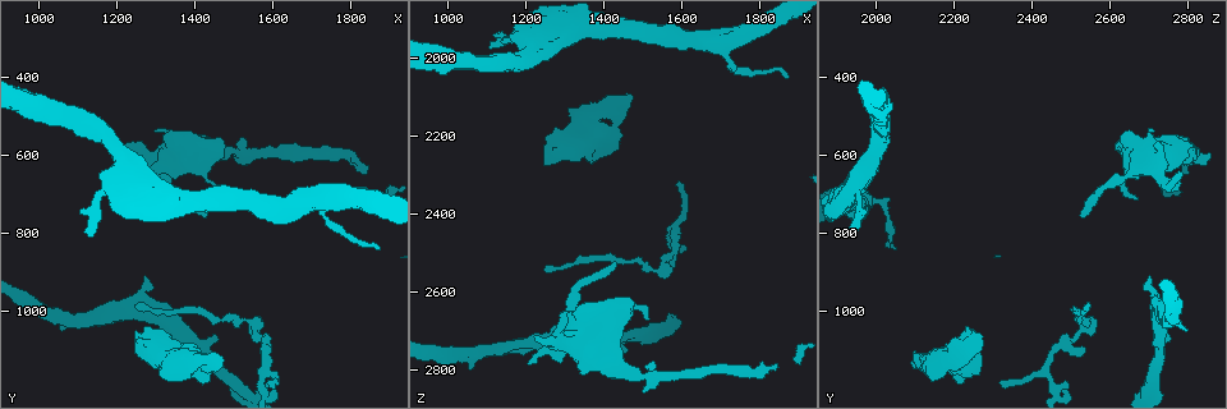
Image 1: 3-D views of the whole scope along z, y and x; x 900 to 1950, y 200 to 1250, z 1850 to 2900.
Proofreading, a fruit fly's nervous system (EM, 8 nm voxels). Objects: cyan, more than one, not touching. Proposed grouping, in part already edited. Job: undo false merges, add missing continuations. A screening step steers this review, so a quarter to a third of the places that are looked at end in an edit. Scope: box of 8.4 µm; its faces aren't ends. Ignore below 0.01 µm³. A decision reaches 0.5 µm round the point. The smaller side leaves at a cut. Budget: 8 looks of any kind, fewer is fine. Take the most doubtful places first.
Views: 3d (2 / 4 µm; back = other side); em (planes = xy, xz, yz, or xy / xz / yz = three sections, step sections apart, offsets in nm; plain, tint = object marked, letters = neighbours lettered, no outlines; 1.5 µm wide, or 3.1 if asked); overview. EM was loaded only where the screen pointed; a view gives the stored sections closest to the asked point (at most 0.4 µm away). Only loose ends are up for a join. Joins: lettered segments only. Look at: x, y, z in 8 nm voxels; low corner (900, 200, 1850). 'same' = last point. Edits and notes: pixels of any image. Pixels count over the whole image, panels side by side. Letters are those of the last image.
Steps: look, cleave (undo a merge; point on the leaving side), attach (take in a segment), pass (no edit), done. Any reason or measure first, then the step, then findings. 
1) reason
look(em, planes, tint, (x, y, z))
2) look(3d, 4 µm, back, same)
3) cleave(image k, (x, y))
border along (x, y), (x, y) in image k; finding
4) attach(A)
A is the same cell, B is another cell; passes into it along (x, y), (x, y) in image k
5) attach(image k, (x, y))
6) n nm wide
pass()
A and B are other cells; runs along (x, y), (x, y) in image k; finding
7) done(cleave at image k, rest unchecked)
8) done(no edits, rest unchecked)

branch stops here
look(em, yz, step 8, tint, (1275, 910, 2710))

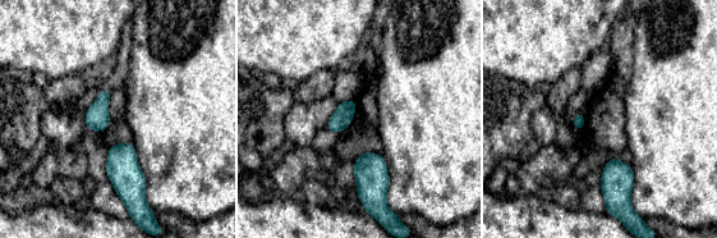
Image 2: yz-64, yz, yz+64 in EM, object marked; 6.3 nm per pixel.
look(em, xy, step 4, letters, same)

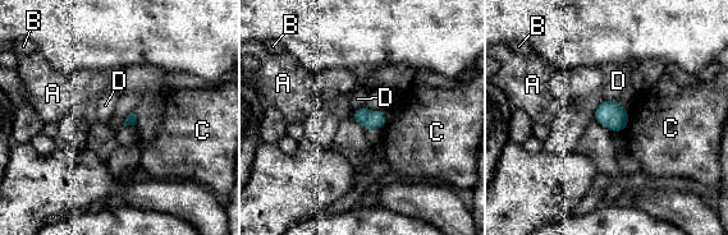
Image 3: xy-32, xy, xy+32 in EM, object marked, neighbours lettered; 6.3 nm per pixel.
pass()
A, B, C and D are other cells; border along (600, 100), (616, 101) in image 3; no lettered segment goes on from it

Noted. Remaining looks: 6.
an open end
look(em, planes, plain, (1255, 1070, 2270))

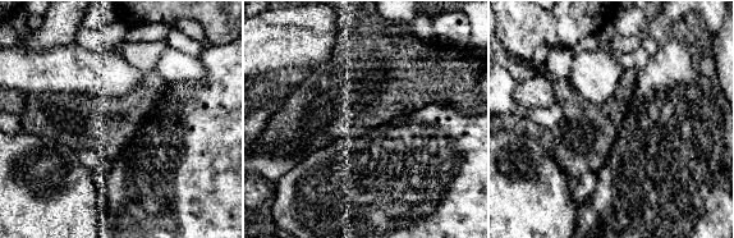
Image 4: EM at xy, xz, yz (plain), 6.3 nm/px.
look(em, planes, letters, same)

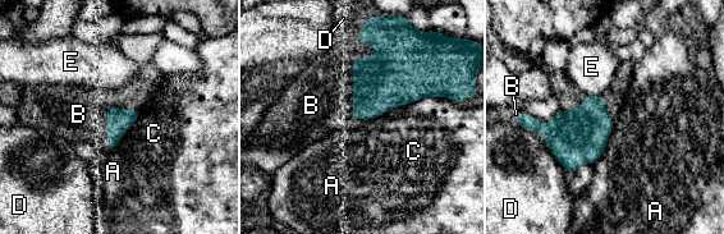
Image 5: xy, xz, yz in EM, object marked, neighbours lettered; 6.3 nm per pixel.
attach(image 5, (316, 100))
B is the same cell, A, C, D and E are other cells; the neuron continues

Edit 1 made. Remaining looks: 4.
redraw
look(overview)

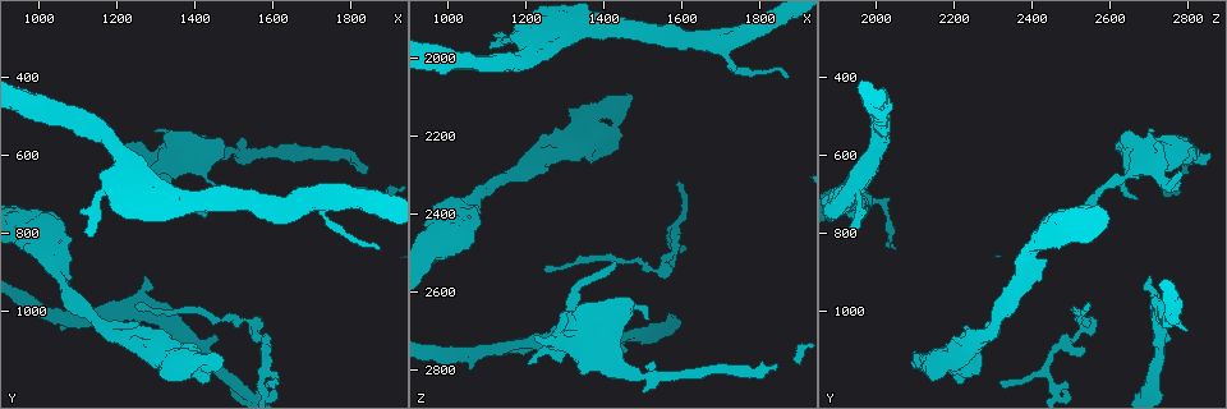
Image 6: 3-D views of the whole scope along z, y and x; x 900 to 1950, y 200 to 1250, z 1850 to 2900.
free end
look(3d, 4 µm, (1325, 545, 2650))

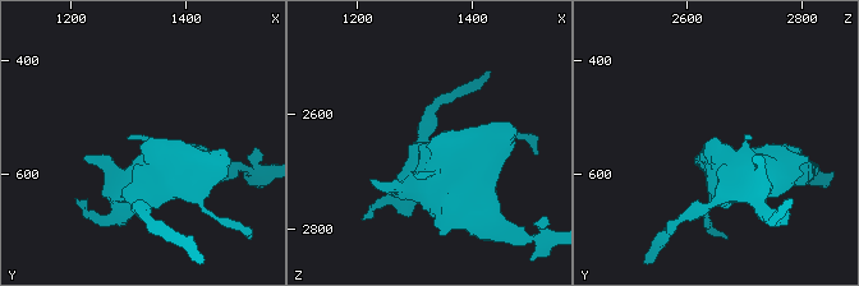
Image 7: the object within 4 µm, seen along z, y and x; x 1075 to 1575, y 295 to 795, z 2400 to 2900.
look(em, planes, plain, (1335, 545, 2650))

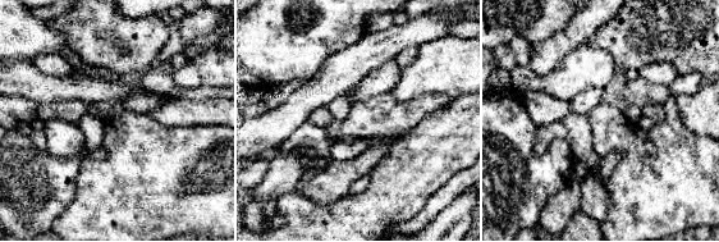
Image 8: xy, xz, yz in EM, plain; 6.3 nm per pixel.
look(em, planes, letters, same)

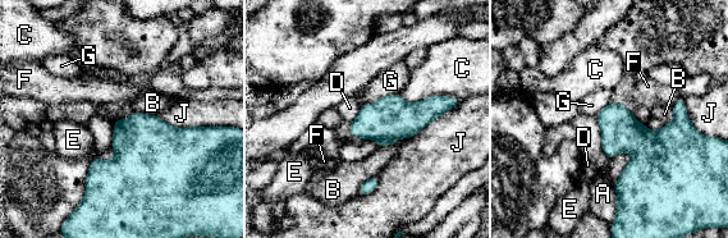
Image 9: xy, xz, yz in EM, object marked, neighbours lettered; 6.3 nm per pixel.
pass()
A, B, C, D, E, F, G and J are other cells; border along (397, 92), (361, 105) in image 9; none of them fits

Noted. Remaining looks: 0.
done(attach at image 5, rest unchecked)

